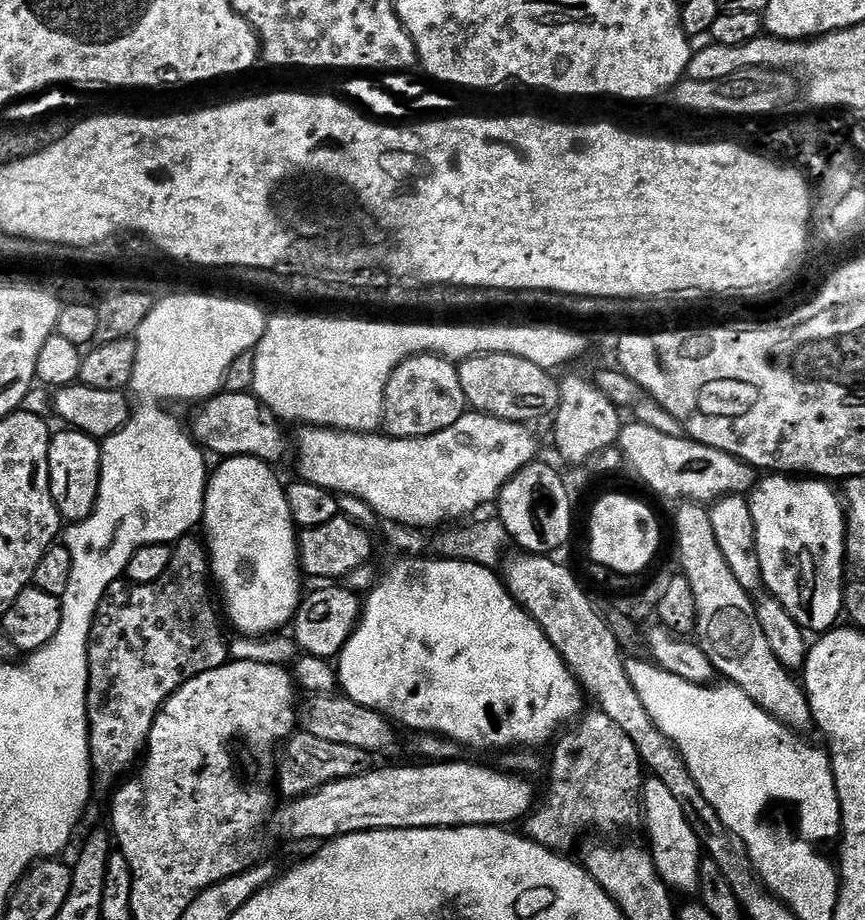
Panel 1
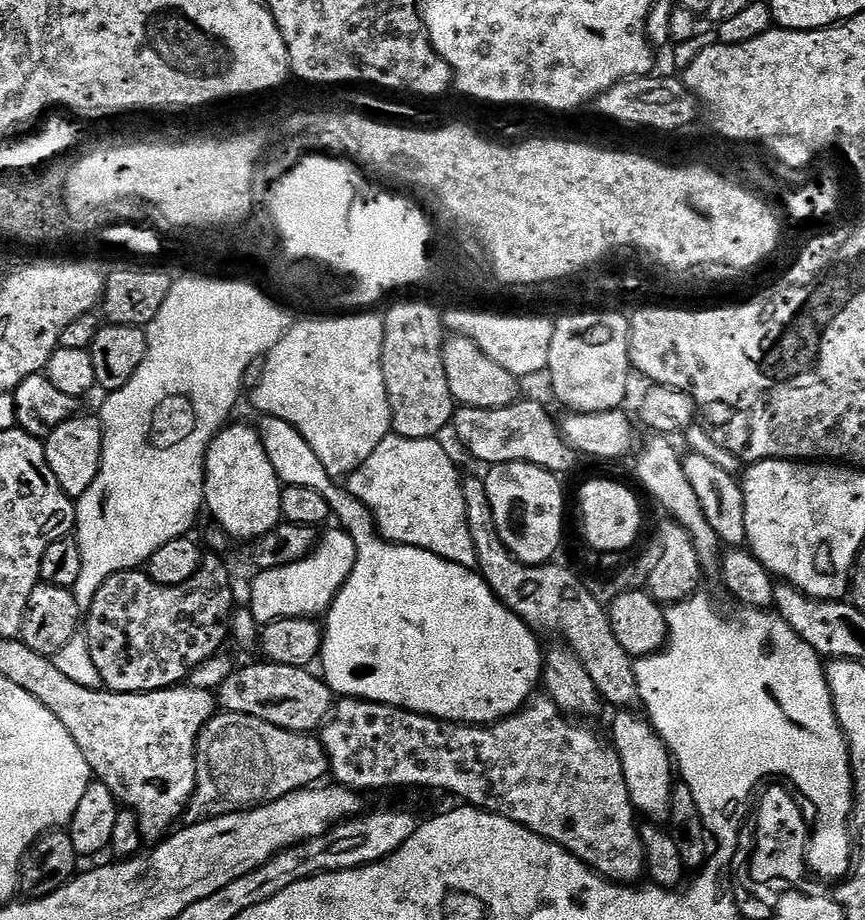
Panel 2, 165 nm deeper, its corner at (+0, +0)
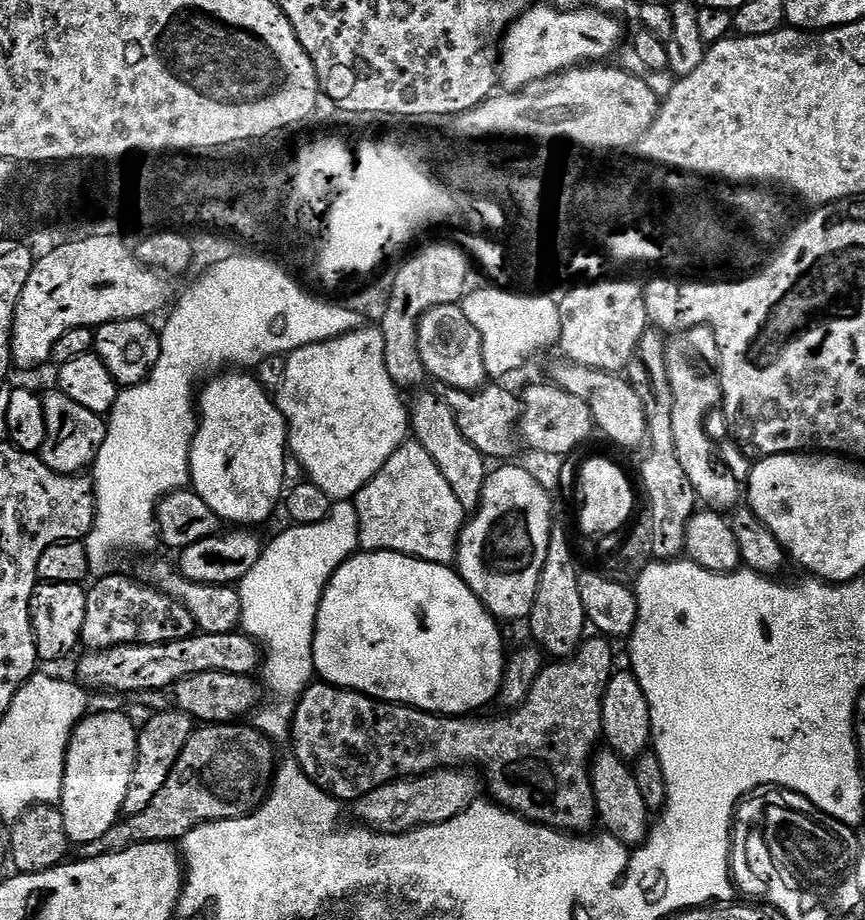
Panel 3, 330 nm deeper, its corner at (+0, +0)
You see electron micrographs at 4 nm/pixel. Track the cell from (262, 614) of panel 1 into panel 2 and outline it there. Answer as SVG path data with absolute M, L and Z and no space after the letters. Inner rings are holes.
M236 423L221 428L208 447L208 457L204 460L204 503L216 519L213 521L228 537L251 542L281 523L282 485L274 466L270 466L270 458L266 458L259 431Z

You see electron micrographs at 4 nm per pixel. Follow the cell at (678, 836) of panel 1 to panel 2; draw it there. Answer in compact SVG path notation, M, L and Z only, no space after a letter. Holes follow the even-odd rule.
M620 710L612 720L610 743L620 754L622 774L626 778L626 790L632 799L632 807L644 818L667 817L672 801L674 783L674 757L658 735L651 720L636 710Z

